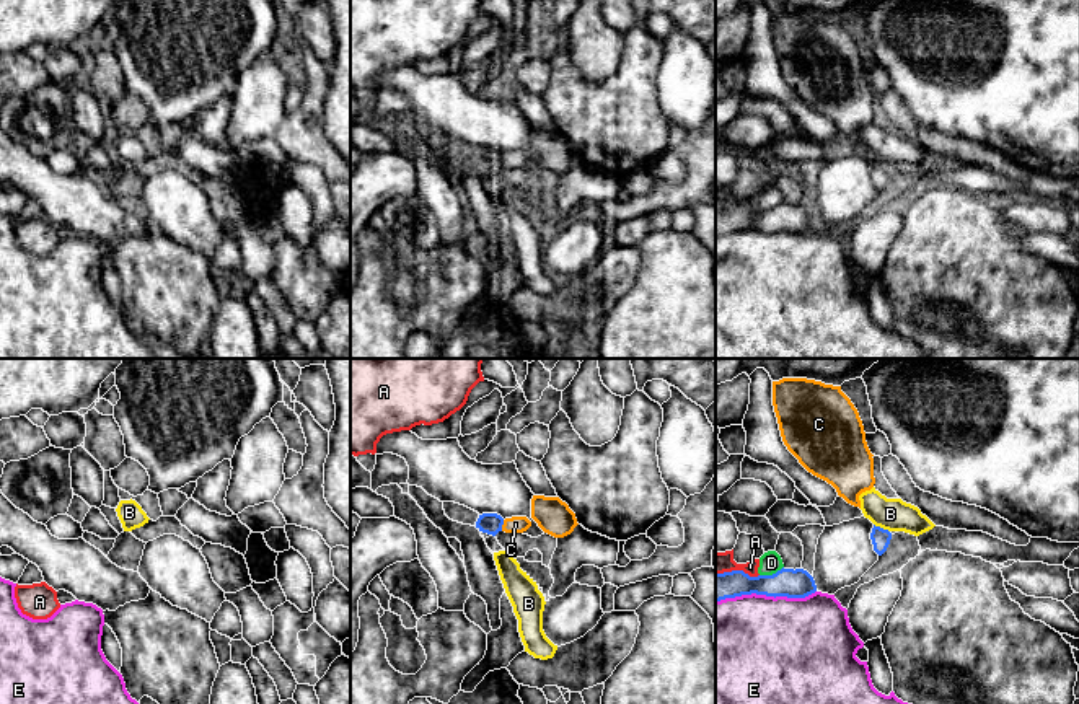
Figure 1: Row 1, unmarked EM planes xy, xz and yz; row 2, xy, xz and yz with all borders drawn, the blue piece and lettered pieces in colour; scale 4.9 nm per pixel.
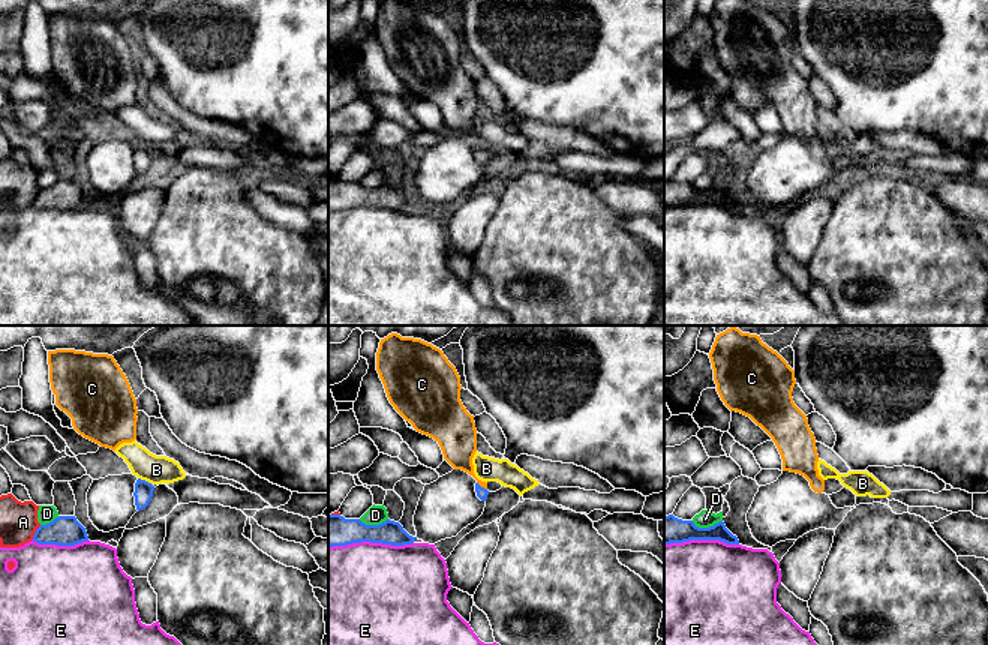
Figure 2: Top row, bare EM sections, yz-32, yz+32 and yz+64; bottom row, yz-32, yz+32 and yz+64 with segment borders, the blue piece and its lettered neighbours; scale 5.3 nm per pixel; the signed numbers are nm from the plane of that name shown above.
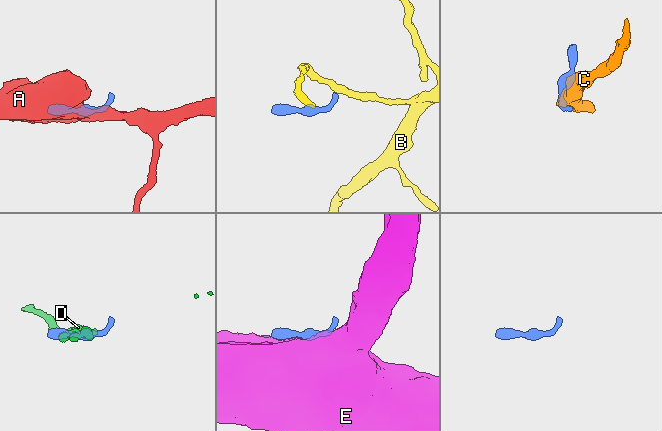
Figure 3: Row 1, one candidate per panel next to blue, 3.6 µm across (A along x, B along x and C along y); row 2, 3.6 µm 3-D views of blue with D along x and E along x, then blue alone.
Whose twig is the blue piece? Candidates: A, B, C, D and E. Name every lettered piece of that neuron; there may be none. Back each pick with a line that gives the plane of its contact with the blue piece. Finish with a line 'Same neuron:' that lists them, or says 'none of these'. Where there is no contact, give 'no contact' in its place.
C: contact in xz
Same neuron: C

